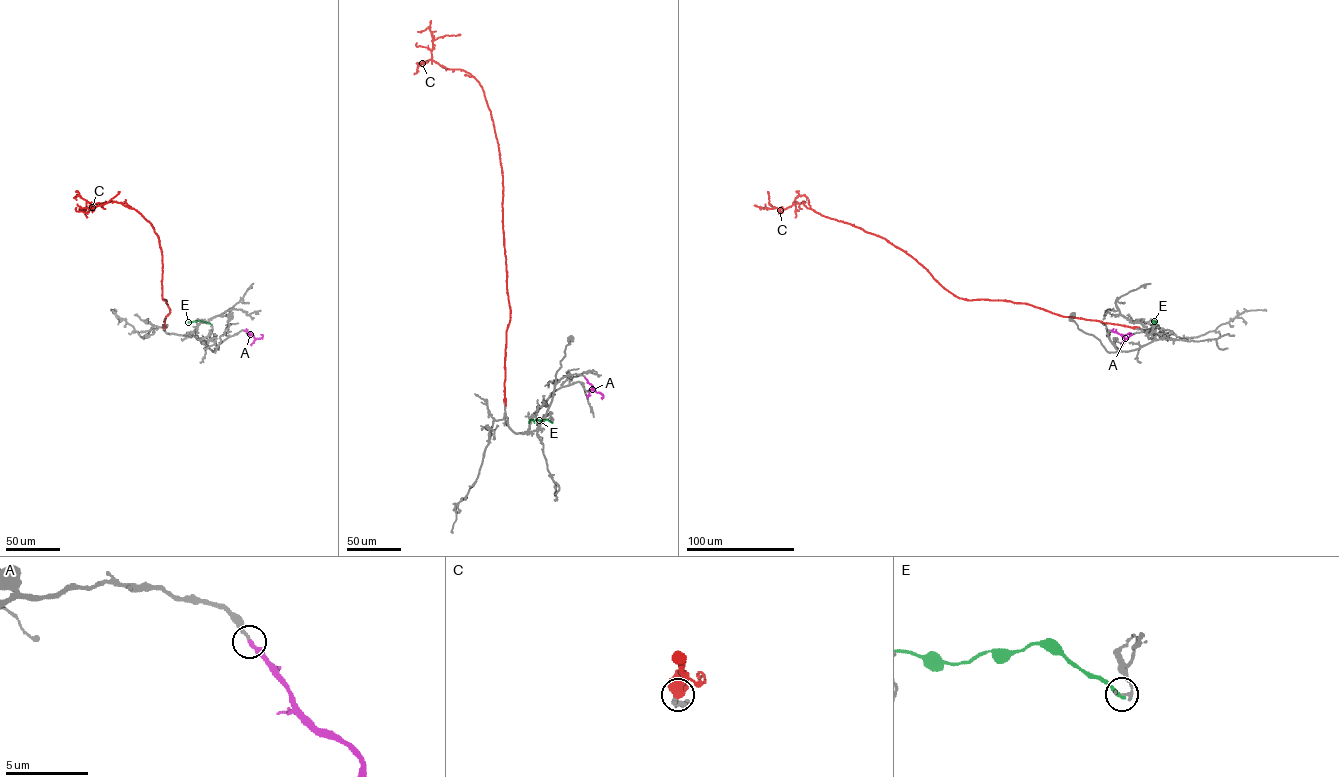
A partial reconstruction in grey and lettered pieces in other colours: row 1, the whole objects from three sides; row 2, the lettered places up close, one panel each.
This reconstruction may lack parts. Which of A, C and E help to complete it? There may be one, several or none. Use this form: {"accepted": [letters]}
{"accepted": ["A", "C"]}

